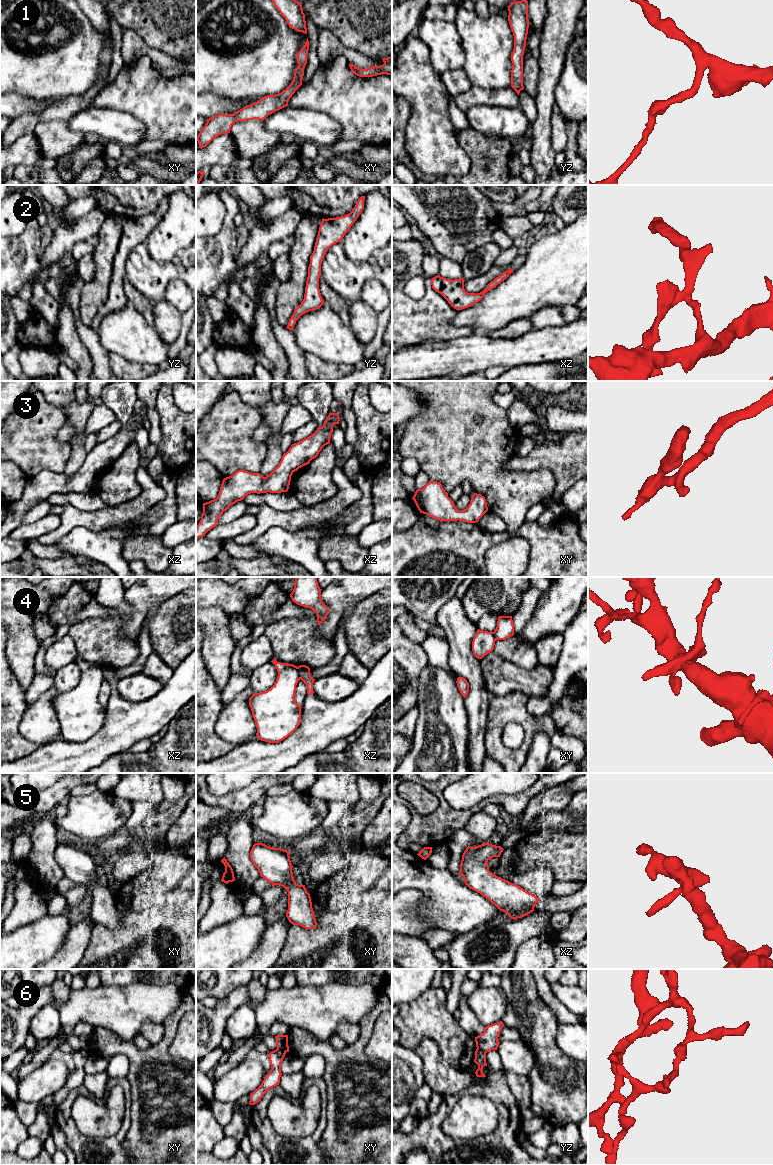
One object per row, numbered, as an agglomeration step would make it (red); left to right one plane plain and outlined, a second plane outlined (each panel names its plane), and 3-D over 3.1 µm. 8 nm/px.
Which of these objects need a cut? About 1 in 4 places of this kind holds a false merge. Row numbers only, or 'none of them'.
4, 6

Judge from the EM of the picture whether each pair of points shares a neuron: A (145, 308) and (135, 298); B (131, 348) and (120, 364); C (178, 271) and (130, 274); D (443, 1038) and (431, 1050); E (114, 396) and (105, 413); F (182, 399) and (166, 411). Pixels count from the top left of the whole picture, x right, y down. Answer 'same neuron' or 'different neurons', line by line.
A: same neuron
B: different neurons
C: same neuron
D: different neurons
E: different neurons
F: different neurons

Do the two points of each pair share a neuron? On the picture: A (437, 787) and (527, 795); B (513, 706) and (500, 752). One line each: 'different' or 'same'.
A: same
B: same

